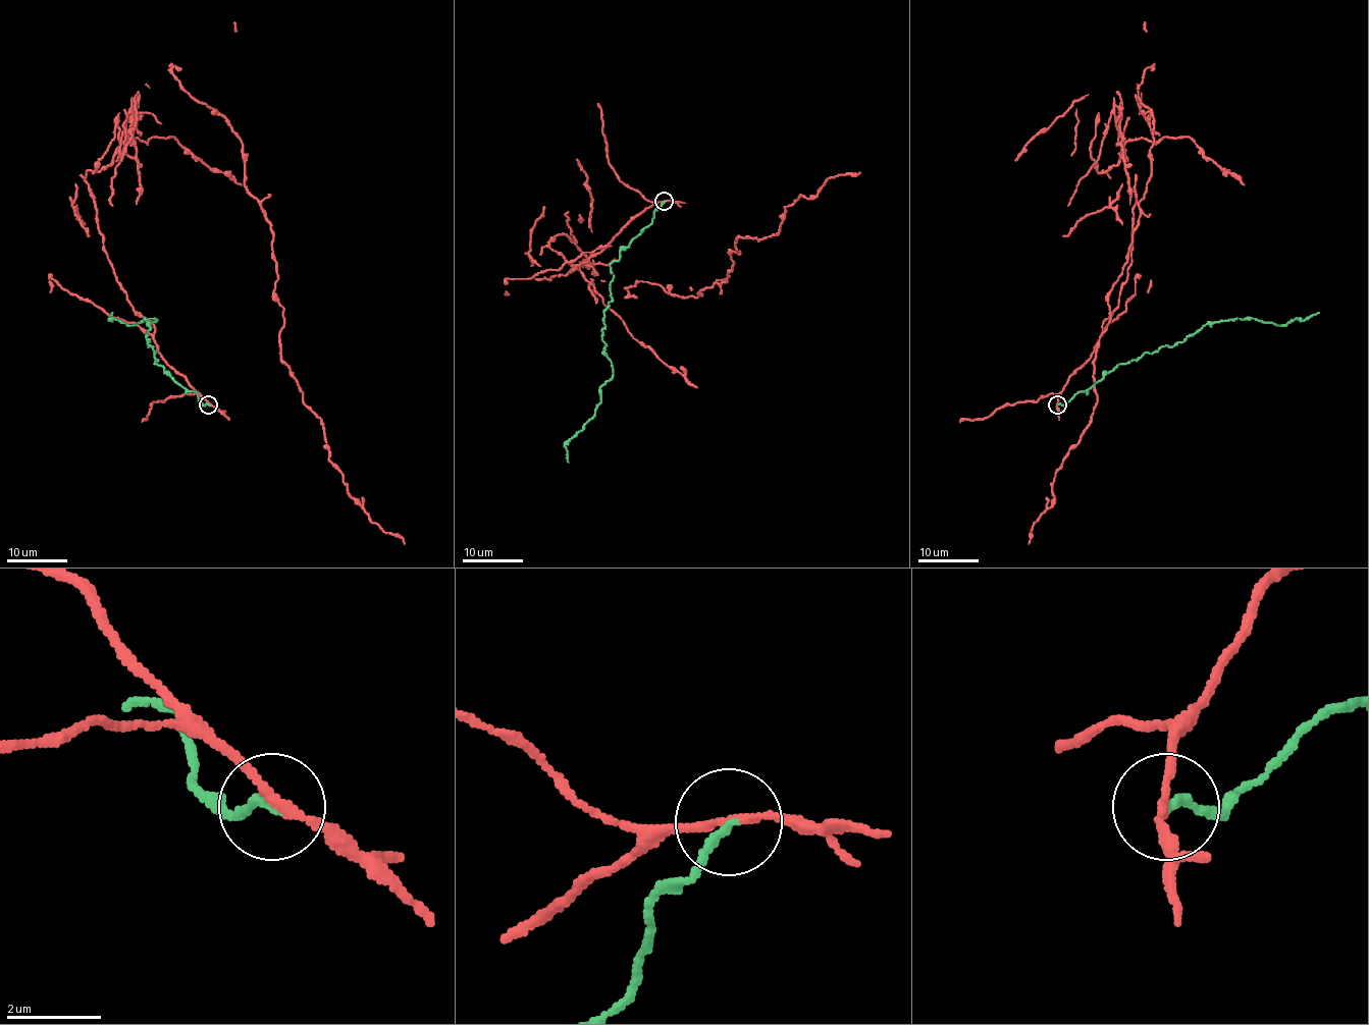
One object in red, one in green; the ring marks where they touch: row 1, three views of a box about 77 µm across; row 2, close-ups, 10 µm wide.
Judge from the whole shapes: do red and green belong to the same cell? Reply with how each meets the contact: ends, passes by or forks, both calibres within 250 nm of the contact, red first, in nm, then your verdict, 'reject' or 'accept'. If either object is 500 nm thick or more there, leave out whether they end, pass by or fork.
red passes by; green ends; calibres 160 and 180 nm; reject

